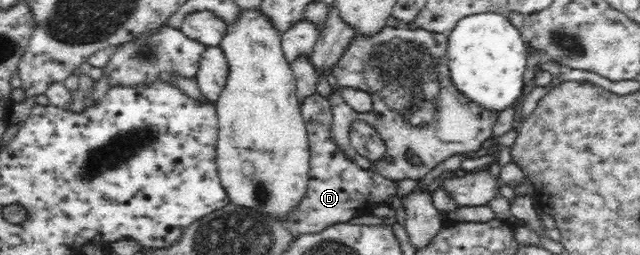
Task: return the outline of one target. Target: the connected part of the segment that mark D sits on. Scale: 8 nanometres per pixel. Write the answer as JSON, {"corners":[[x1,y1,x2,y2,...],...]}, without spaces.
{"corners":[[314,96,306,99,306,102,301,105,302,117,306,121,306,129,310,139,310,172,308,179,308,188,304,198,299,203,299,207,289,215,286,219,285,228,291,232,292,237,302,236,303,234,314,234,315,232,323,231,326,227,332,226,333,223,343,223,349,219,355,218,355,215,361,211,366,205,385,205,390,197,397,197,397,181,383,177,379,172,371,170,368,173,366,169,359,167,355,162,348,159,339,146,335,144,335,140,331,136,331,112,327,112,327,99,319,96]]}

